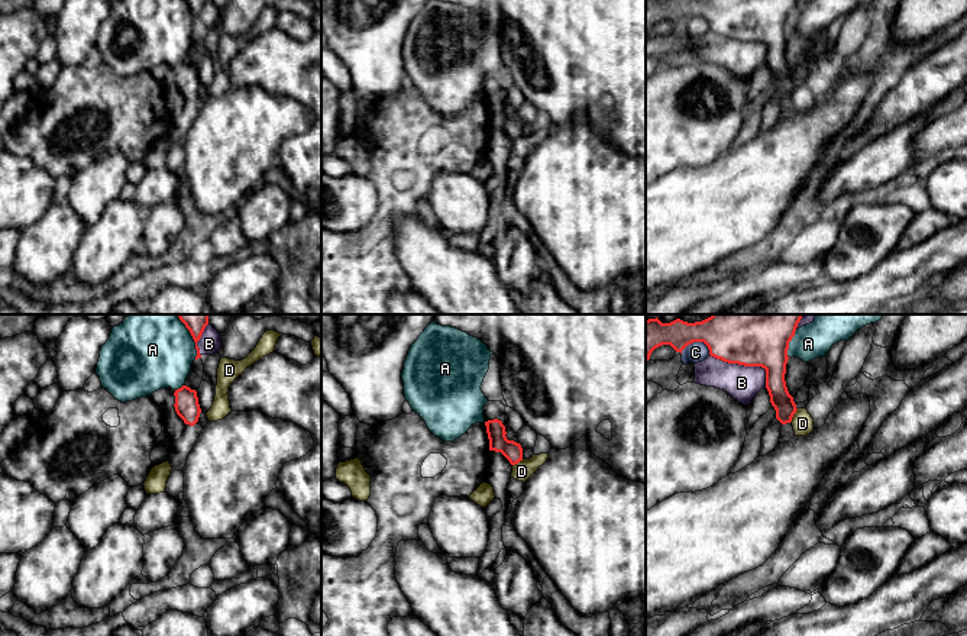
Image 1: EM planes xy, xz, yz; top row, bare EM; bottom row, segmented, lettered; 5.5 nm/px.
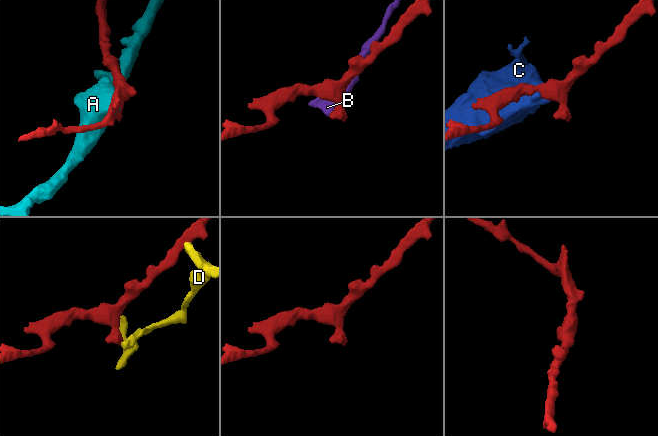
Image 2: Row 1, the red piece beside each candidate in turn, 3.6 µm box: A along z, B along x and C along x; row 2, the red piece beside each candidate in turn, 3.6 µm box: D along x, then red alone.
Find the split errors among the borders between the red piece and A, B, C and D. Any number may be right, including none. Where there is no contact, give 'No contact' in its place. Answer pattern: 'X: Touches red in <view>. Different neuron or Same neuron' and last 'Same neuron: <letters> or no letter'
A: Touches red in xy. Different neuron
B: Touches red in yz. Different neuron
C: Touches red in yz. Different neuron
D: Touches red in yz. Different neuron
Same neuron: no letter

